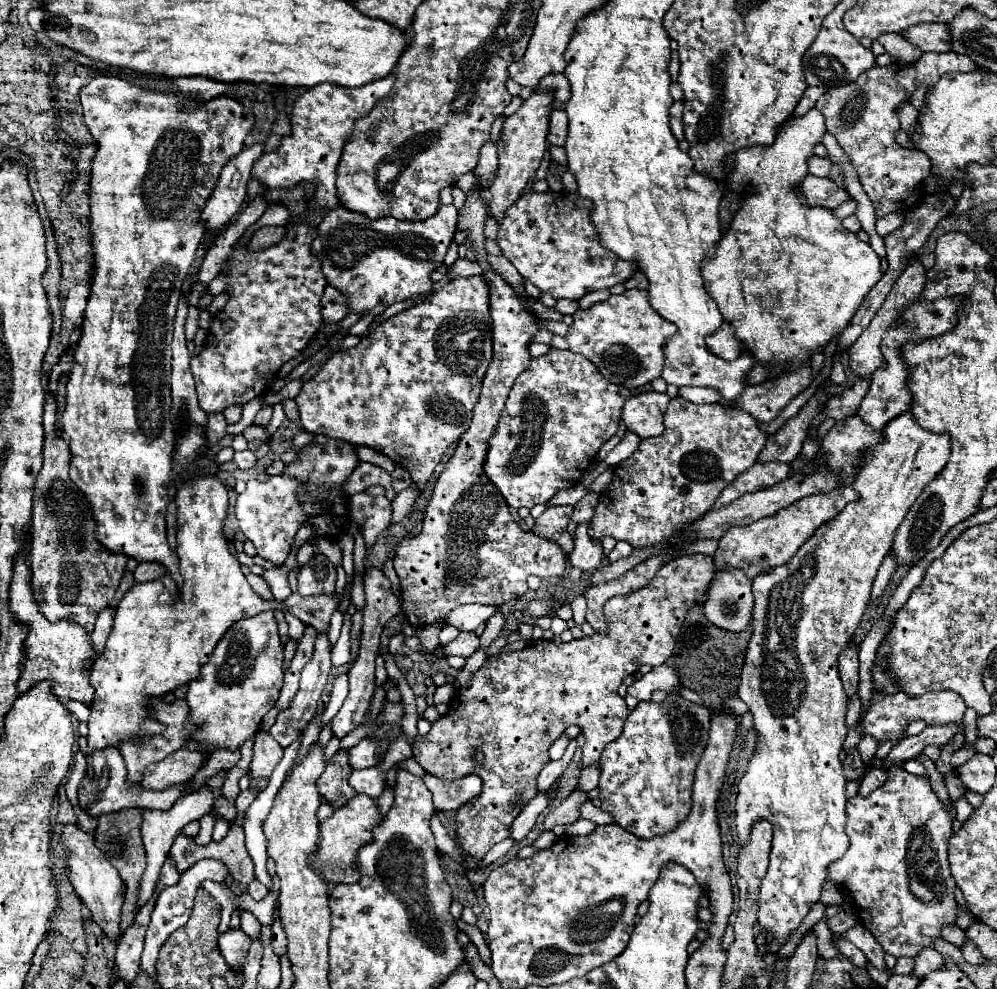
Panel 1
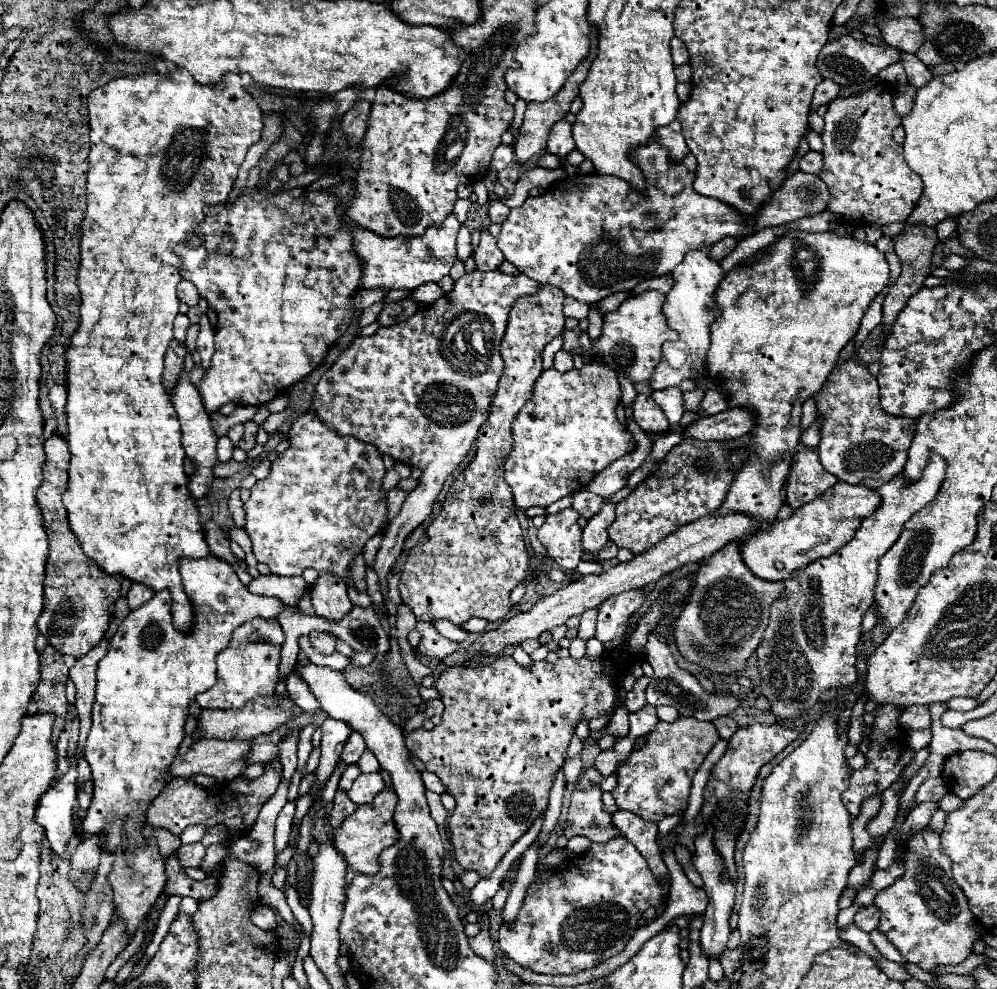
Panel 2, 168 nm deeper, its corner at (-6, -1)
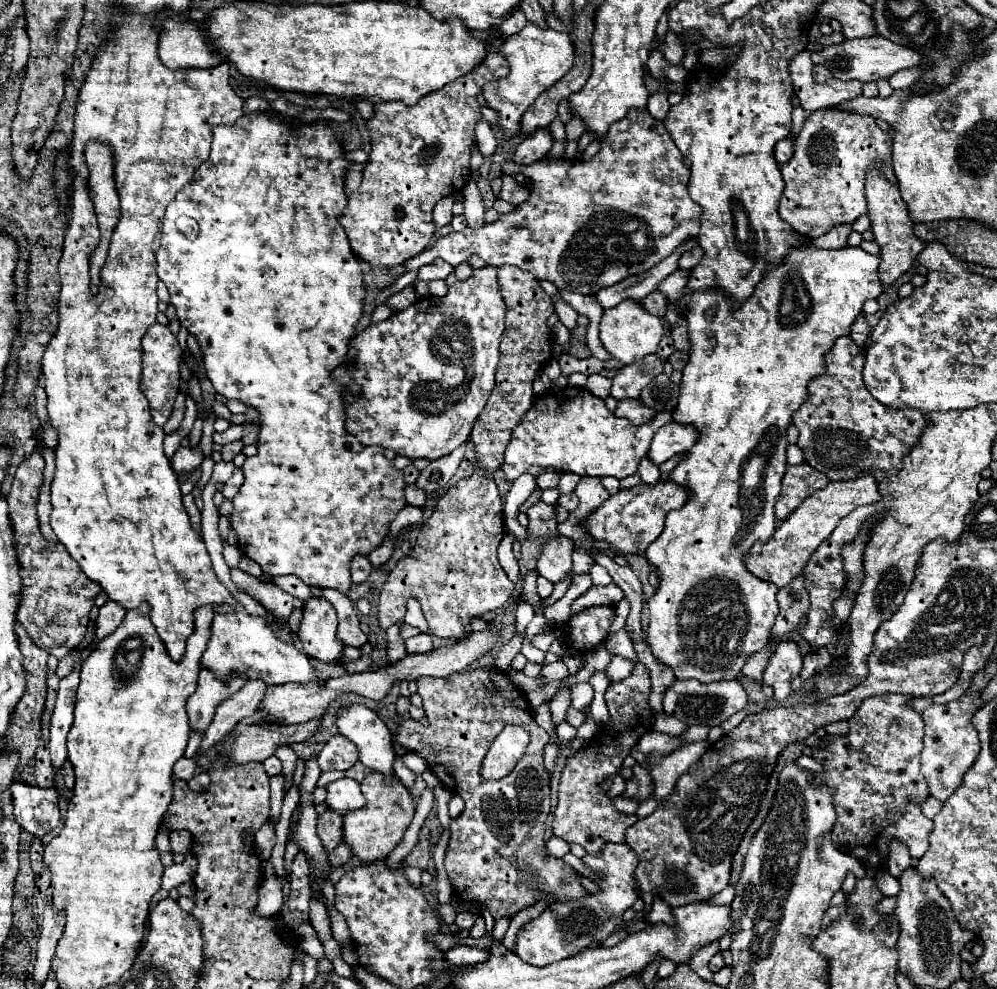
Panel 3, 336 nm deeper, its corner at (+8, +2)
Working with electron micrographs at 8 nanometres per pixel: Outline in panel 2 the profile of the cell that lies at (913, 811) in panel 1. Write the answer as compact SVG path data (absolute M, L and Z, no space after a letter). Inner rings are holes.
M929 828L915 834L903 852L903 866L905 874L875 896L875 906L883 914L879 930L907 962L927 972L947 964L961 964L973 952L973 944L981 940L981 934L975 928L967 898L951 876L951 862L941 852L939 836Z

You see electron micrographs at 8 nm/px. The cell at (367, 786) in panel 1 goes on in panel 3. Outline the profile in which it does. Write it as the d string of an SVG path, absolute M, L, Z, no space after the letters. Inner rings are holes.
M349 777L337 779L327 785L327 807L335 811L349 811L349 809L361 809L365 805L365 797L361 793L361 783Z

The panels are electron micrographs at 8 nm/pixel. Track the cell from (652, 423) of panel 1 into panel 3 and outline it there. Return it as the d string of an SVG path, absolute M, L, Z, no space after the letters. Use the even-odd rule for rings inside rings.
M625 399L625 401L621 401L617 405L615 415L617 417L625 417L625 419L629 419L635 425L643 425L655 415L655 411L649 409L647 405L643 405L641 399Z

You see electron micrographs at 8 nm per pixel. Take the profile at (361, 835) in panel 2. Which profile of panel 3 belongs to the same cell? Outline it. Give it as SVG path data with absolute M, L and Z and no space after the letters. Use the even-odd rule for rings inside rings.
M369 773L361 781L361 793L365 795L365 807L353 813L345 813L343 817L343 843L347 843L353 851L353 855L363 861L371 863L381 857L387 857L395 845L403 839L405 829L409 827L413 813L415 813L415 801L411 793L399 783L399 779L393 781L393 785L387 785L383 781L381 773Z

